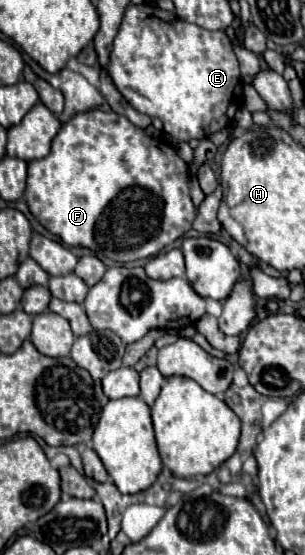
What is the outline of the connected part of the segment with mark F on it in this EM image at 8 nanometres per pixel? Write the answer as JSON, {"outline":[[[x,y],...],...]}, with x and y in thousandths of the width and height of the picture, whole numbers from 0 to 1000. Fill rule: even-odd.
{"outline":[[[292,198],[292,202],[266,202],[252,209],[239,209],[220,223],[200,227],[193,241],[174,249],[167,259],[167,277],[134,285],[134,288],[102,288],[95,303],[89,303],[89,342],[82,342],[82,360],[89,371],[102,378],[102,386],[187,429],[200,429],[207,440],[220,443],[279,443],[298,454],[311,454],[325,465],[357,465],[370,472],[436,472],[436,468],[462,468],[462,465],[495,465],[515,461],[534,447],[548,447],[554,440],[567,440],[580,429],[593,429],[613,414],[626,414],[626,404],[639,396],[646,375],[633,371],[626,357],[620,357],[620,303],[613,295],[580,281],[574,267],[554,263],[554,288],[548,288],[548,274],[534,270],[528,256],[515,249],[489,249],[462,231],[449,231],[443,223],[430,223],[410,209],[377,205],[377,202],[338,202],[338,198]]]}

